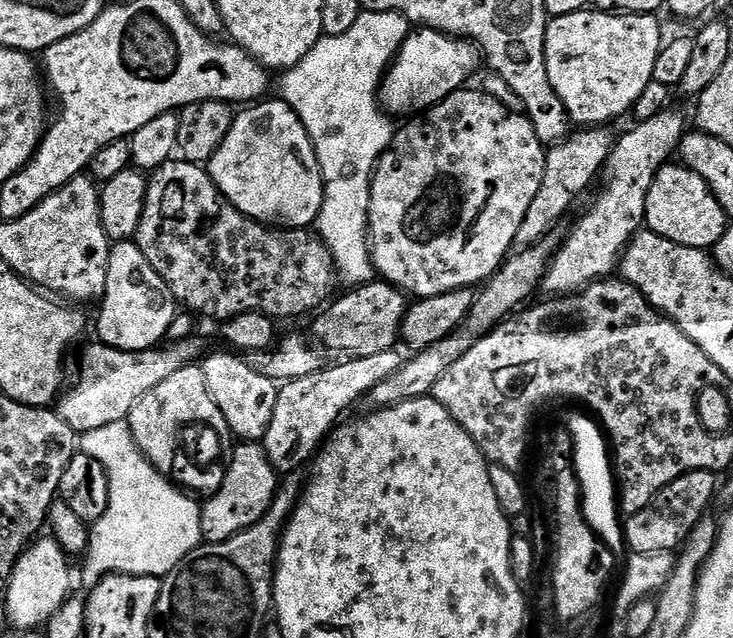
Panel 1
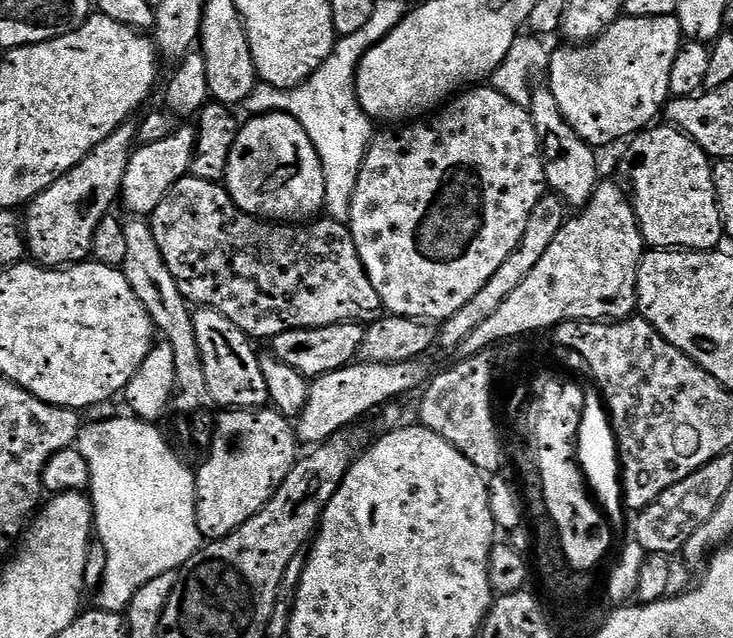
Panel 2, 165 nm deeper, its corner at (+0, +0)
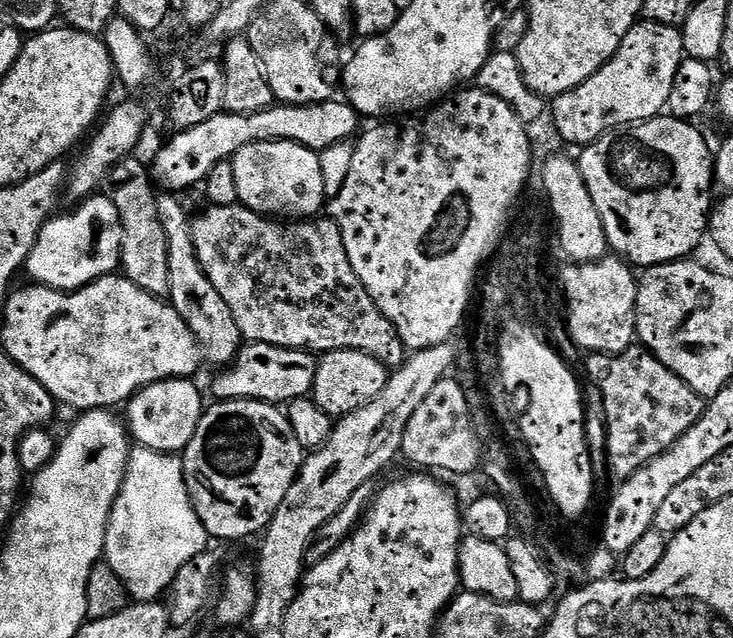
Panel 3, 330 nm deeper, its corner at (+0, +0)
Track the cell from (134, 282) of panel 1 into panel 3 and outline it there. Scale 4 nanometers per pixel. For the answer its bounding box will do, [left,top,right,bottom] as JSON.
[26,194,122,292]

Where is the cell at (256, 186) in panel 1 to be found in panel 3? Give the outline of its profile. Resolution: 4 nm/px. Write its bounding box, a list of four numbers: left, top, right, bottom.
[231,140,326,218]

